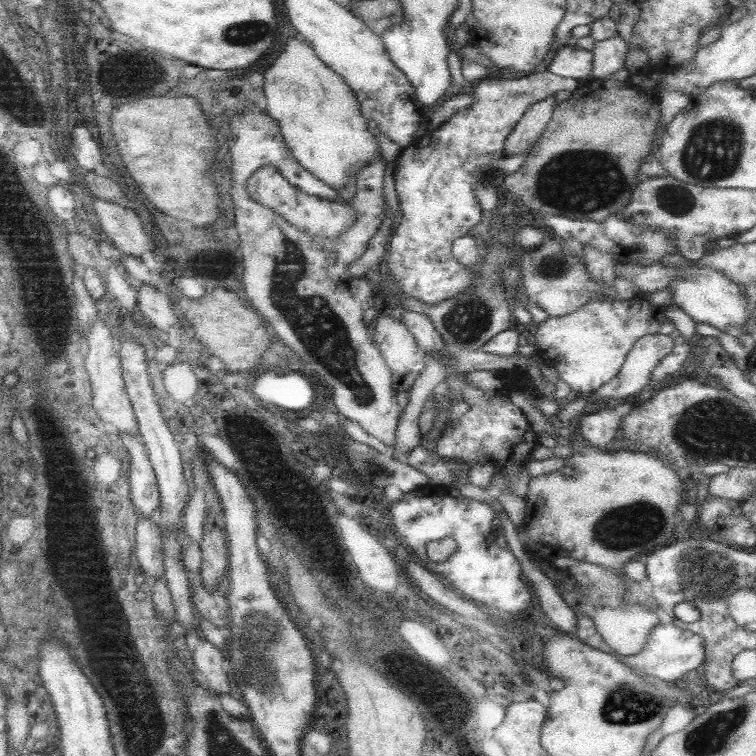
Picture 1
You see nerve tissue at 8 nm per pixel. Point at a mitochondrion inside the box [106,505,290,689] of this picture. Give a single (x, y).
(263, 634)

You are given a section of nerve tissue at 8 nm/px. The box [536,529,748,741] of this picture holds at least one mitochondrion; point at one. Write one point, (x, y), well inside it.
(704, 572)

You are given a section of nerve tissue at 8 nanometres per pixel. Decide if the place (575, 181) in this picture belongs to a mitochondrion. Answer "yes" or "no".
yes

